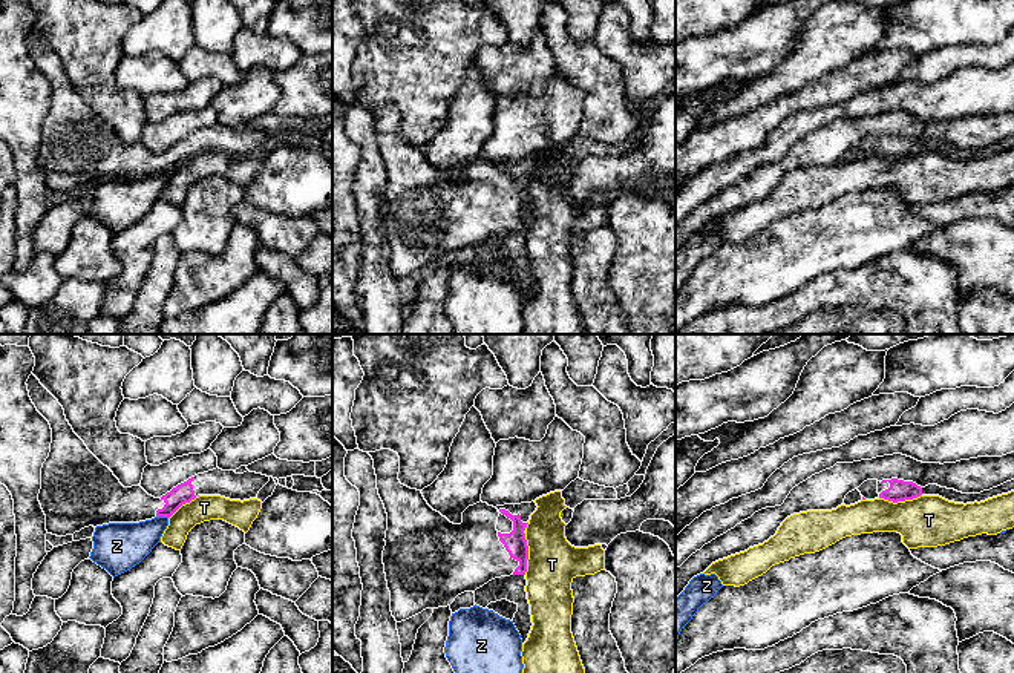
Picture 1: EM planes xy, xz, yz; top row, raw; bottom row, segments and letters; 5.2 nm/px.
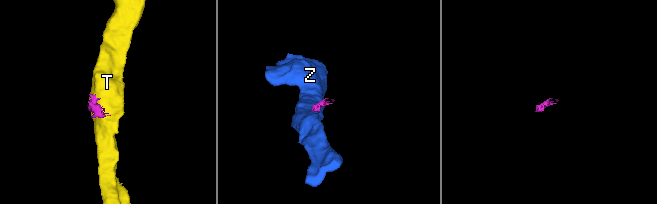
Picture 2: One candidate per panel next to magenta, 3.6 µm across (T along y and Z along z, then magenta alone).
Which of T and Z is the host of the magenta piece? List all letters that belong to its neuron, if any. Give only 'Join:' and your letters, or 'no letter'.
Join: no letter

